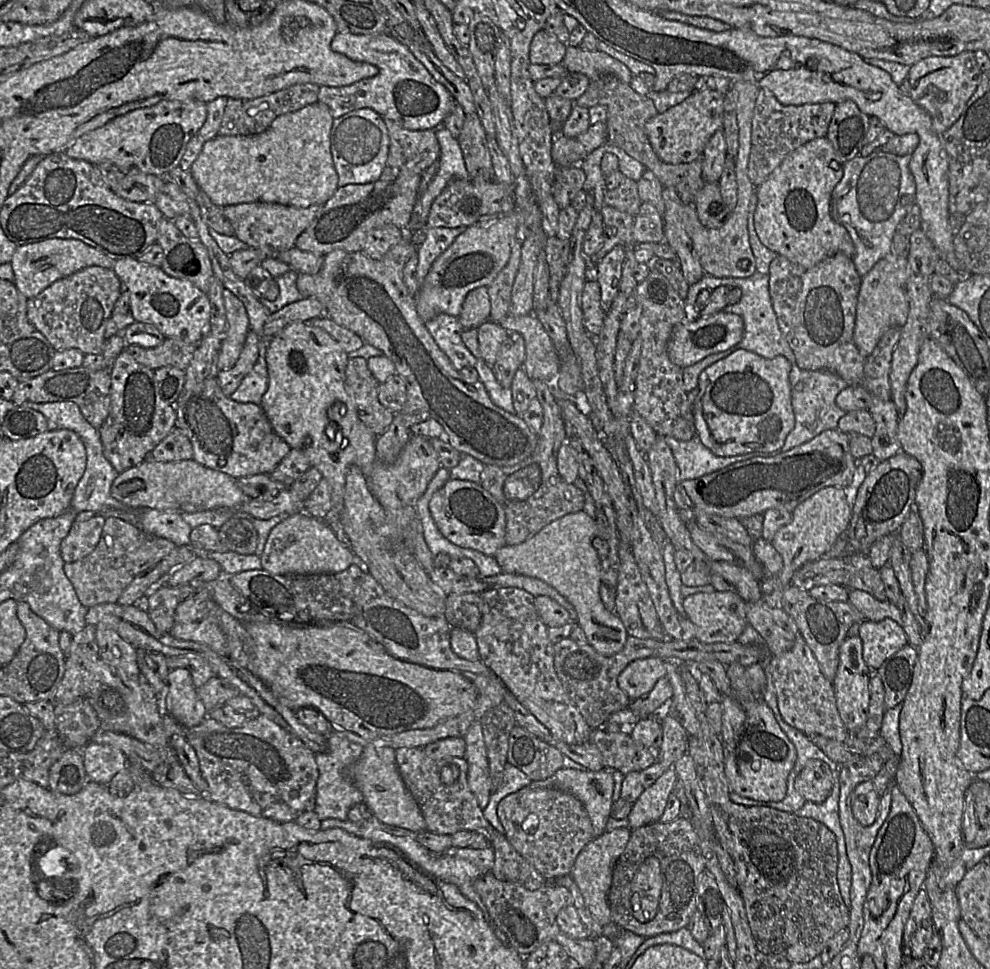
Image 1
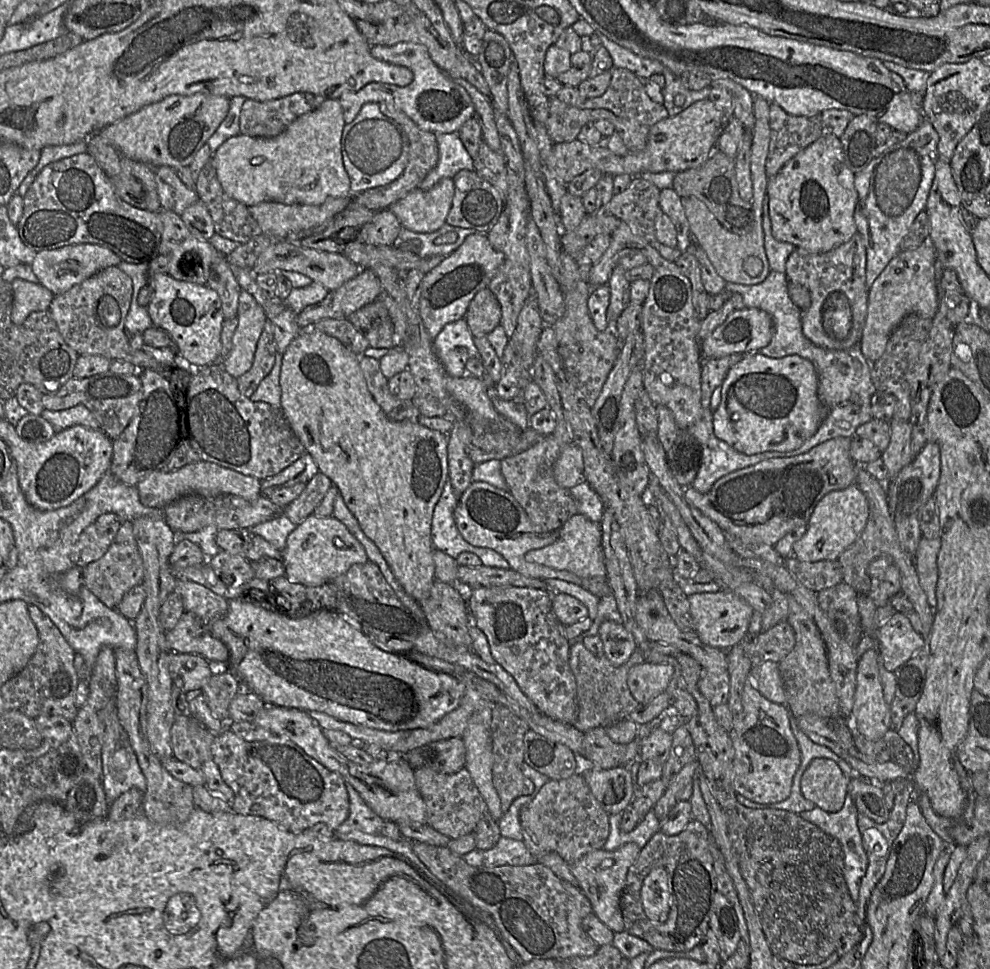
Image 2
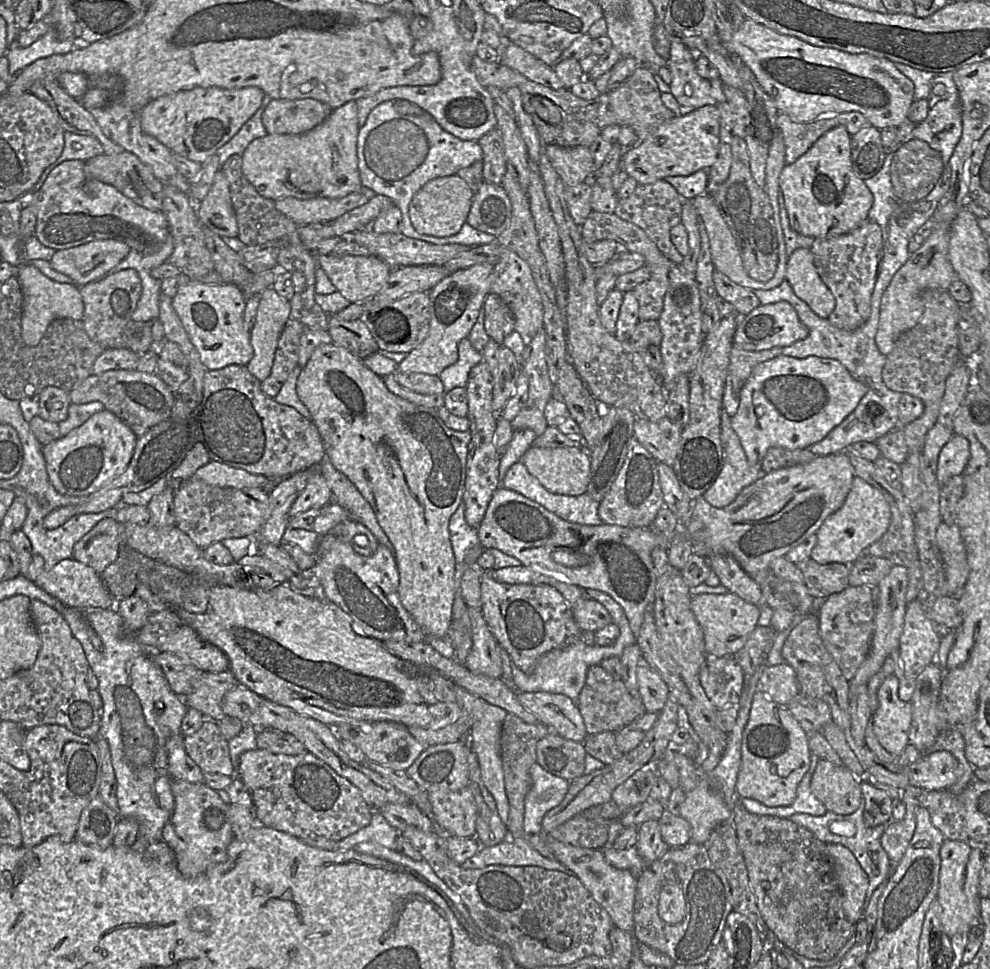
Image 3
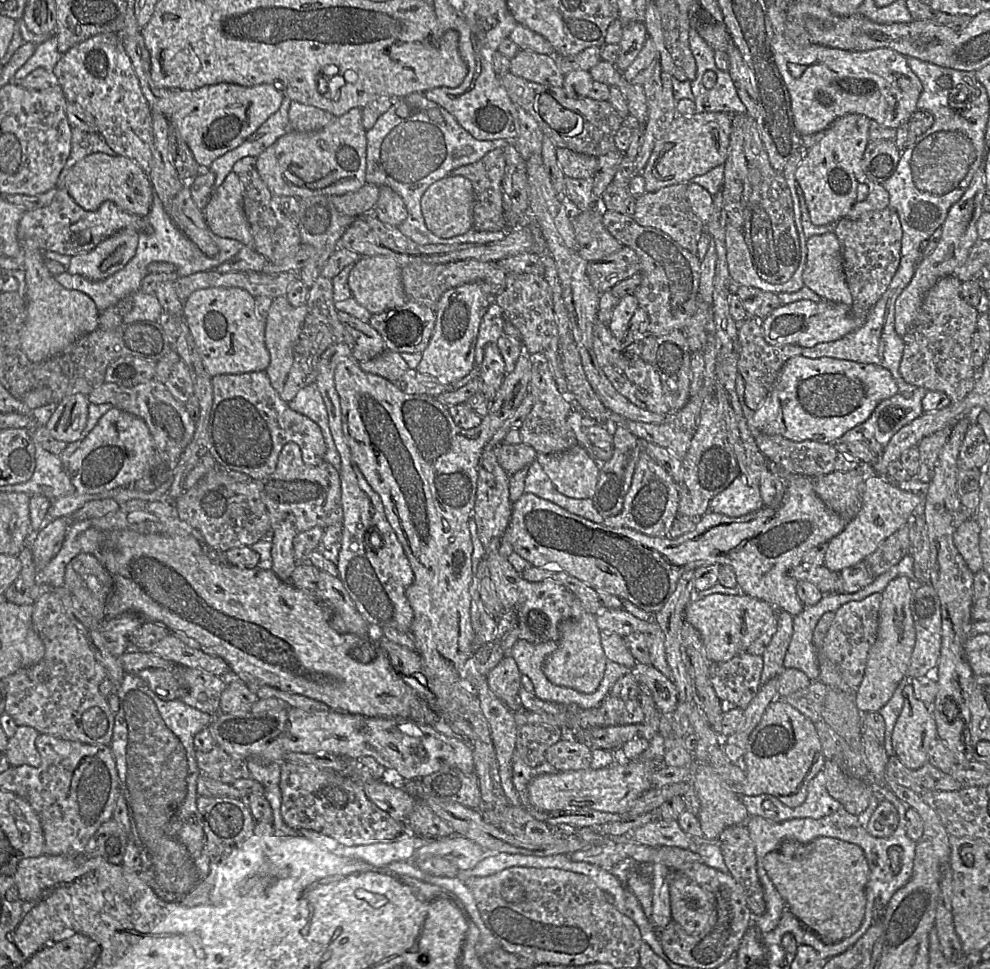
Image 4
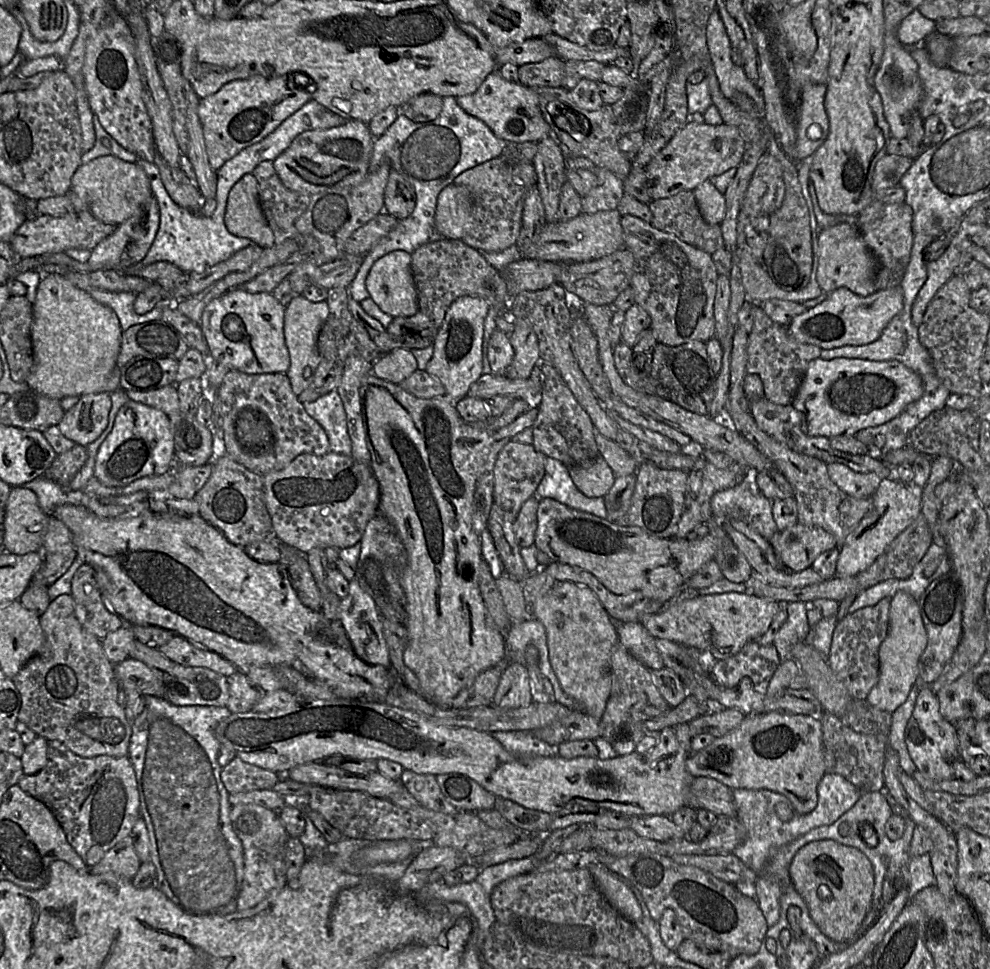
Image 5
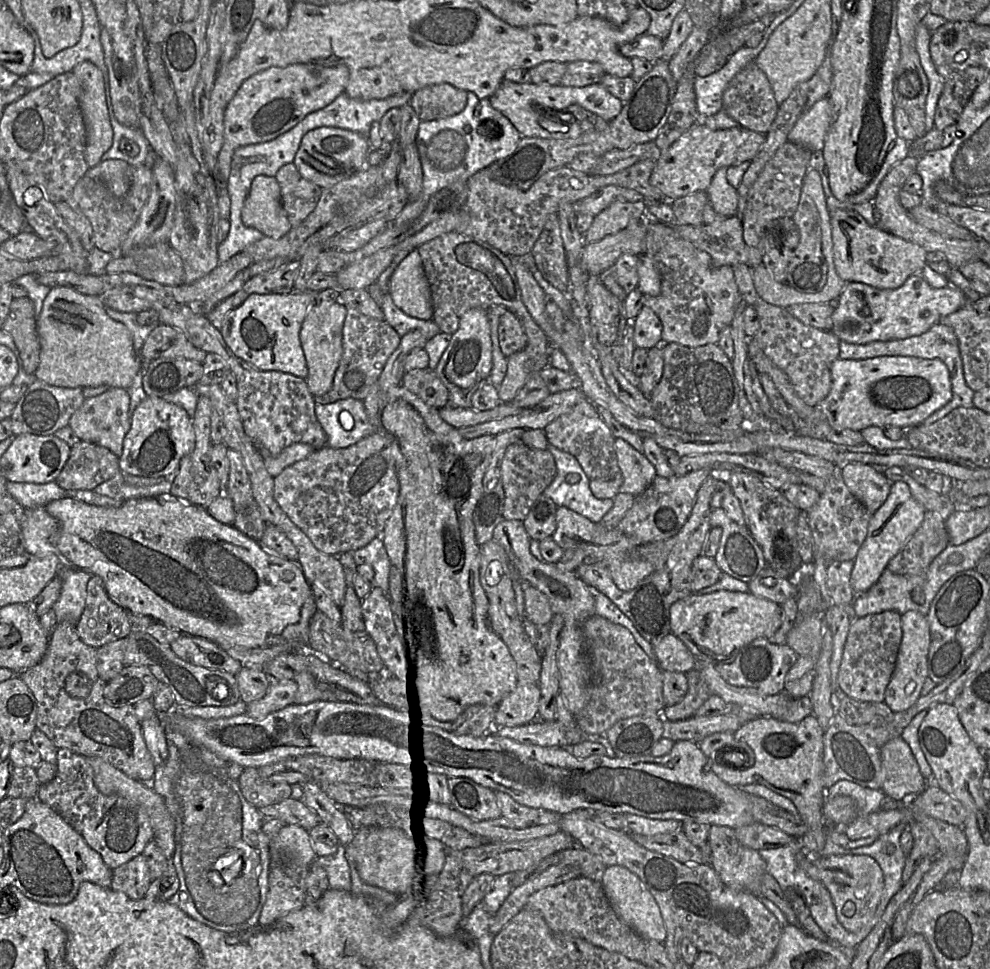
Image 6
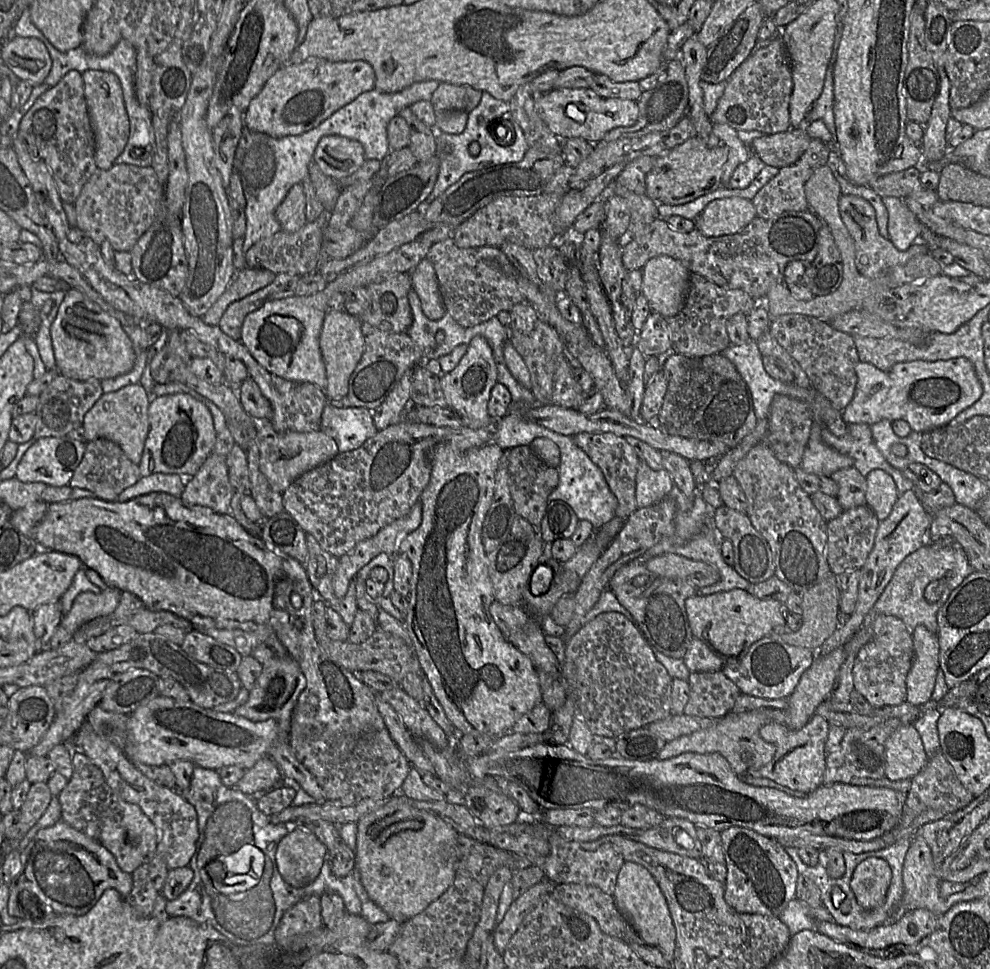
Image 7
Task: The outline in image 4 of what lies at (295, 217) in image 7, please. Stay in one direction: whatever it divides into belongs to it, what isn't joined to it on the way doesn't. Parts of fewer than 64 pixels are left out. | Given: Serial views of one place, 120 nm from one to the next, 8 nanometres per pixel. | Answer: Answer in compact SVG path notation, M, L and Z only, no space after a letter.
M233 171L213 191L203 212L215 235L252 246L253 234L244 211L242 184Z

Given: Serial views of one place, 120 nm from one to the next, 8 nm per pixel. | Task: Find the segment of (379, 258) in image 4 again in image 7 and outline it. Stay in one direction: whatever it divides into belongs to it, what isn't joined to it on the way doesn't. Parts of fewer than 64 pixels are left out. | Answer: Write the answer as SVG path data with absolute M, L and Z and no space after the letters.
M422 259L410 273L412 290L418 295L421 309L430 320L438 320L446 313L438 278L433 265Z

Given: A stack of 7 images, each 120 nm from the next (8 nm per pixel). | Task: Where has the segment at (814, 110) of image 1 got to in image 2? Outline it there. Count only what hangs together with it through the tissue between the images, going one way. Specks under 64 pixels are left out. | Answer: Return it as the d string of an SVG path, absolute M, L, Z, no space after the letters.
M770 103L769 125L771 133L769 152L765 166L767 176L769 178L773 177L791 158L818 138L827 134L833 134L838 138L842 136L854 116L851 112L842 109L828 109L813 116L793 116L776 103Z

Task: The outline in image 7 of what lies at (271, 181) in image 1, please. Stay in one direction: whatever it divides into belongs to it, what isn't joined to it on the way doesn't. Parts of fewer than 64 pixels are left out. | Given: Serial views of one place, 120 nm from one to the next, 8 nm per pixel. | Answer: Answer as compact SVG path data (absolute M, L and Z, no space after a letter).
M326 135L319 140L312 162L316 163L325 175L341 181L356 172L365 160L365 151L359 141L340 135Z

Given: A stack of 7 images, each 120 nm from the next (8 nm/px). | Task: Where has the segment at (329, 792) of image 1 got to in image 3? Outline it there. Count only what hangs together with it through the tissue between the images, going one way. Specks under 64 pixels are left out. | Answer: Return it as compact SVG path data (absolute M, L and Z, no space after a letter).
M374 811L371 822L366 827L336 843L339 850L355 849L358 844L368 841L396 850L399 835L401 835L400 831L392 827L379 811Z

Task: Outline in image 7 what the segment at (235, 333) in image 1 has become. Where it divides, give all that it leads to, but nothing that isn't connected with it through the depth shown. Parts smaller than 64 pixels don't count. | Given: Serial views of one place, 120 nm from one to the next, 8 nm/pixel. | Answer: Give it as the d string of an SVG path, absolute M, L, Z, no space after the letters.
M345 310L328 311L323 320L319 345L327 376L324 392L330 400L340 399L347 394L349 378L364 352L365 342L360 319Z

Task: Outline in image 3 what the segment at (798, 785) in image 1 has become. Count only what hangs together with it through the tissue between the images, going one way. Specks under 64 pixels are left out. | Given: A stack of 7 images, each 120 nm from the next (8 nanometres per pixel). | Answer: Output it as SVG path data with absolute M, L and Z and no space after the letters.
M820 758L813 773L810 787L813 795L824 804L828 812L850 815L863 804L861 782L859 777L843 765L836 765Z

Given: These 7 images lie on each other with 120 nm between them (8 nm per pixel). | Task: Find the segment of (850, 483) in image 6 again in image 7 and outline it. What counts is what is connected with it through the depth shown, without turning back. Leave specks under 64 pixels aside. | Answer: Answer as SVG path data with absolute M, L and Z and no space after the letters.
M872 470L866 481L866 506L882 521L890 515L900 494L893 478L883 470Z

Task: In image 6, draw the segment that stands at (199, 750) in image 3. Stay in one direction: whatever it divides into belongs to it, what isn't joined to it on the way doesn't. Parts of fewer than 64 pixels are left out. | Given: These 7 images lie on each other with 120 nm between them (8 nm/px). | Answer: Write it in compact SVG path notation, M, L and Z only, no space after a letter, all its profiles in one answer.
M255 767L244 768L237 782L245 799L256 809L291 797L291 785L264 781Z

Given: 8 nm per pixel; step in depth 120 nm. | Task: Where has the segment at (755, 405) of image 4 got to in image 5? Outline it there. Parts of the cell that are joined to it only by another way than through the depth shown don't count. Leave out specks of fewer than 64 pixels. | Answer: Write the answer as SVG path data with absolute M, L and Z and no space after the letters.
M746 292L745 301L751 304L753 313L753 326L747 334L746 372L759 376L765 398L776 404L791 405L805 377L809 363L820 358L823 349L795 339L787 325L774 322L759 303L749 299Z

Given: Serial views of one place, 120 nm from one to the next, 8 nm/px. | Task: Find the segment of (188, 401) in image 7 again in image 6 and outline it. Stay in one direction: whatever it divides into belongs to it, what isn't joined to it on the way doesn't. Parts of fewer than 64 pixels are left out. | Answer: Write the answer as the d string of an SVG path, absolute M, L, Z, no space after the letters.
M149 397L131 413L131 427L123 441L119 466L122 475L172 478L181 459L195 447L192 416L181 406L163 398Z

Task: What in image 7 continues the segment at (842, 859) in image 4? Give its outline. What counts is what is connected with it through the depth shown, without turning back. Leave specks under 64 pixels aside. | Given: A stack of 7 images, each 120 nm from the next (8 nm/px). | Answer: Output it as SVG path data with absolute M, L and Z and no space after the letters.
M869 857L860 862L852 875L850 888L859 906L870 911L885 900L892 879L892 870L886 860Z

